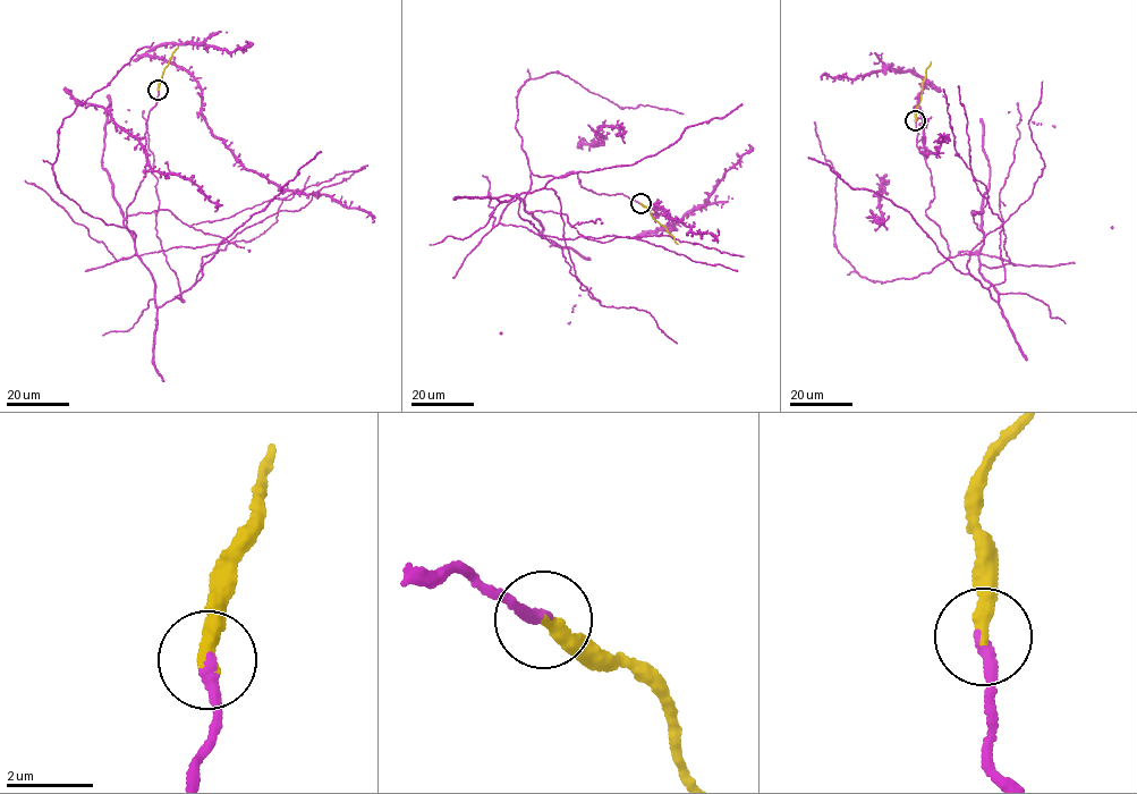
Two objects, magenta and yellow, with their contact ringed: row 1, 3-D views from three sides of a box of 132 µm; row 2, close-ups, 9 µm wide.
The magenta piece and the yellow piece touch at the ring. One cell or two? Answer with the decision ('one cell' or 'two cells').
one cell

